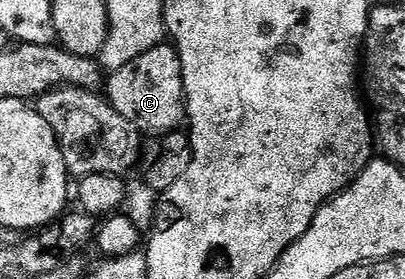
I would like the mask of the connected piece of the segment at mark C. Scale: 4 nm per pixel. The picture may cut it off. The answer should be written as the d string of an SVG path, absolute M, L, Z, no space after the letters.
M169 42L157 44L122 69L113 70L103 92L111 107L120 116L127 118L127 122L131 122L131 126L135 126L138 132L149 138L178 131L186 119L183 68L177 49Z

